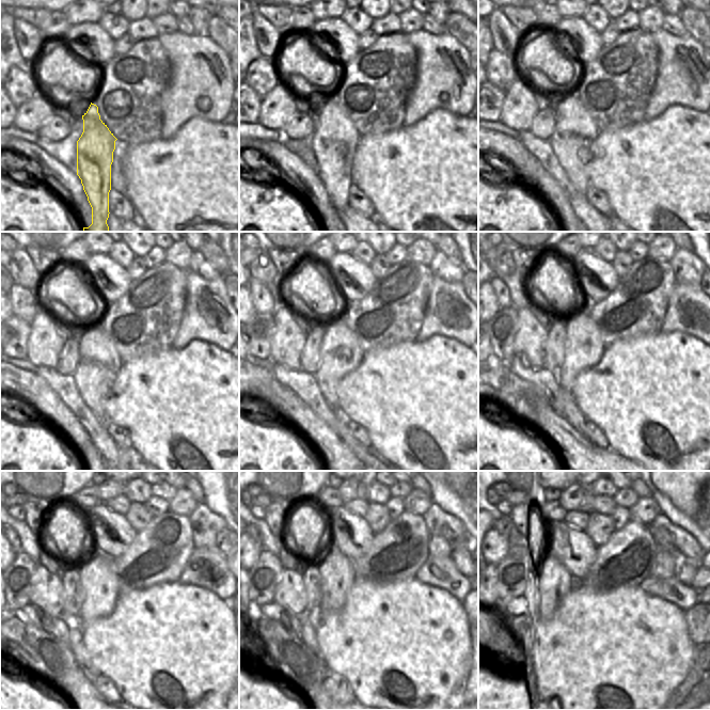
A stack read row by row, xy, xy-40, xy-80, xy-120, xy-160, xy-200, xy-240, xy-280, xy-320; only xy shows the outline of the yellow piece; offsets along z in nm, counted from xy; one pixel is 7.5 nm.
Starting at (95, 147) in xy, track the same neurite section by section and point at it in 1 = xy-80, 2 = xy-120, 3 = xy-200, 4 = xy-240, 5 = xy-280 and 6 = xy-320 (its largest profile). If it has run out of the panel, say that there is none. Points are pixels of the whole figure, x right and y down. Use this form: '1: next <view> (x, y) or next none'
1: next xy-80 (576, 130)
2: next xy-120 (97, 367)
3: next xy-200 (570, 360)
4: next xy-240 (93, 601)
5: next xy-280 (327, 594)
6: next xy-320 (555, 582)

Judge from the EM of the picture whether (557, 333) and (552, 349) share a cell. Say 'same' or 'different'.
same

